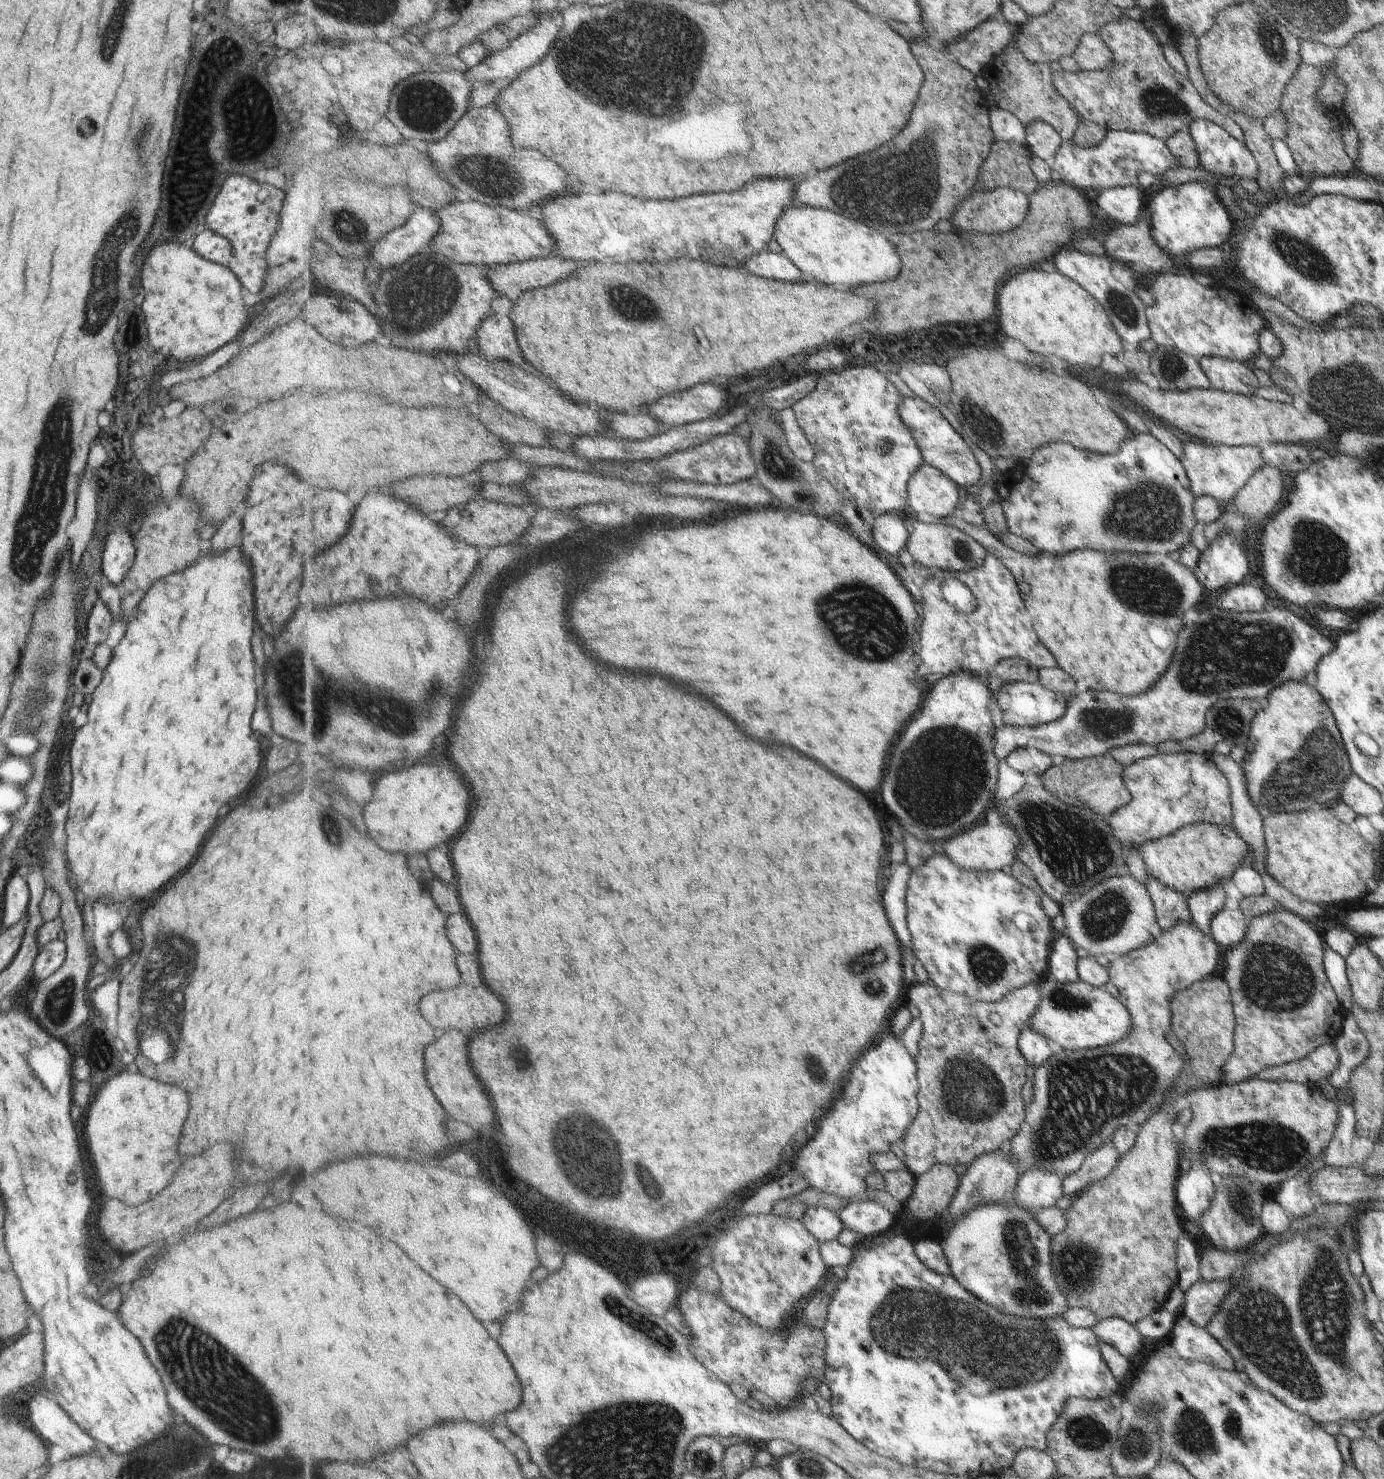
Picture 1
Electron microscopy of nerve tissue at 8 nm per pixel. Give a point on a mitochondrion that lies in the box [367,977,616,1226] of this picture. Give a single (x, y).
(566, 1151)

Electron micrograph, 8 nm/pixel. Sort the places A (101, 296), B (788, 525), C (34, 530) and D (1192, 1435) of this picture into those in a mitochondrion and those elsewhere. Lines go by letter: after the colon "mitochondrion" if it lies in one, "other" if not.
A: mitochondrion
B: other
C: mitochondrion
D: mitochondrion

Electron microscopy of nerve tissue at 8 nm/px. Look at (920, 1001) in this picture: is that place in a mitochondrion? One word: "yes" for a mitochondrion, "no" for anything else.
no

